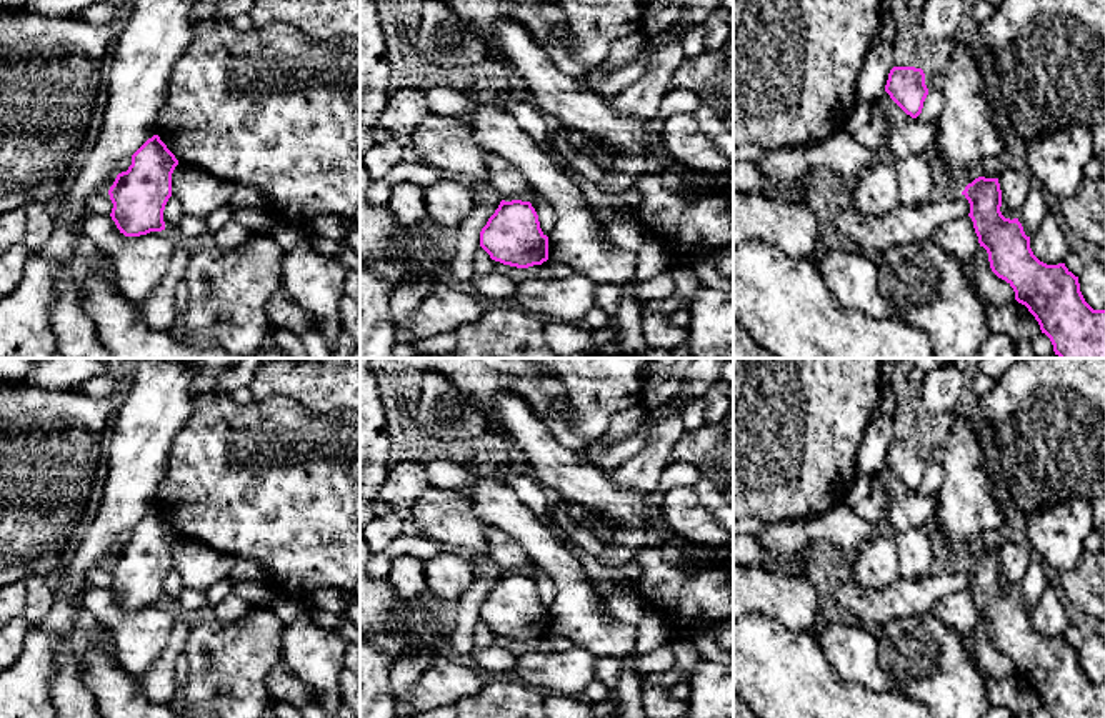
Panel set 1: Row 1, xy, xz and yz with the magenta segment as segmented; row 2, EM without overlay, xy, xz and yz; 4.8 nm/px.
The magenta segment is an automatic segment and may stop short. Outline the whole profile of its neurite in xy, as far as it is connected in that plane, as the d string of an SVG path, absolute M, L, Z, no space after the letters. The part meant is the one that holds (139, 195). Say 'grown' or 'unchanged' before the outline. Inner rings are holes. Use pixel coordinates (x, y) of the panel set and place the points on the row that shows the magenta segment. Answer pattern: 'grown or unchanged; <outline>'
unchanged; M148 138L133 155L127 172L108 190L112 220L125 237L165 230L163 210L172 197L172 173L178 160L160 140Z

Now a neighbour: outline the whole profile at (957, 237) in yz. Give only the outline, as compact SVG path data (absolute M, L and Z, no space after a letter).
M970 217L950 220L935 230L933 242L937 242L945 252L957 257L965 277L973 282L975 260L980 248L978 237Z

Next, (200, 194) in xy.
M178 163L172 173L172 195L180 200L188 217L207 218L217 208L228 205L235 187L187 163Z

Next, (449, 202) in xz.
M448 175L425 187L423 198L428 223L447 232L458 230L460 223L473 212L477 200L467 182Z

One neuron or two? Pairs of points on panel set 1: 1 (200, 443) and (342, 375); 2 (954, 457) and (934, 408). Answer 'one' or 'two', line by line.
1: two
2: two

